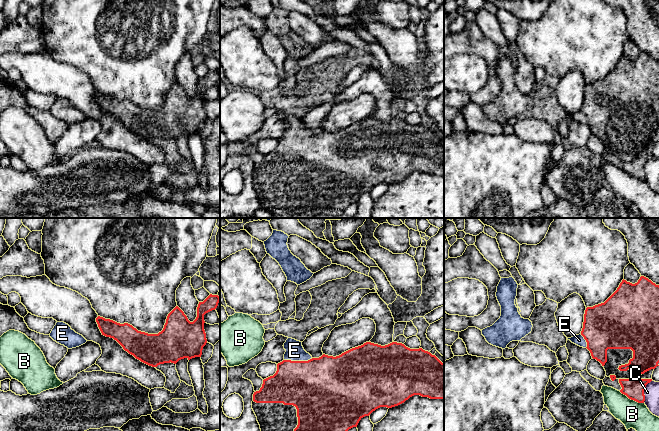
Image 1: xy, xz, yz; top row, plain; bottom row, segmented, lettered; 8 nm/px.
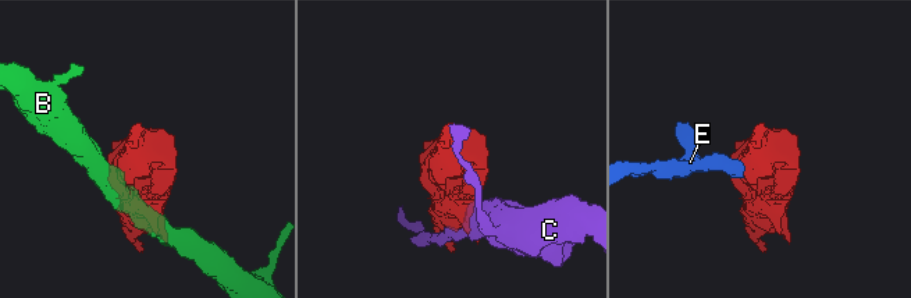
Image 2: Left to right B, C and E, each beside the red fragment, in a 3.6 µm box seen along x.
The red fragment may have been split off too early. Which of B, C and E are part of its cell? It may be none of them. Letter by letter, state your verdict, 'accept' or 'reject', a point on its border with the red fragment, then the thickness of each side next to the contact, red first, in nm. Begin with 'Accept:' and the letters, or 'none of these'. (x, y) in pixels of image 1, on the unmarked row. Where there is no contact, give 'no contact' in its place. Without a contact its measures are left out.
Accept: E
B: reject; meets red in yz at (631, 175); 160 nm thick on the red side, 220 nm on the other
C: reject; meets red in yz at (643, 167); 160 nm thick on the red side, 120 nm on the other
E: accept; meets red in xz at (298, 137); 460 nm thick on the red side, 140 nm on the other

